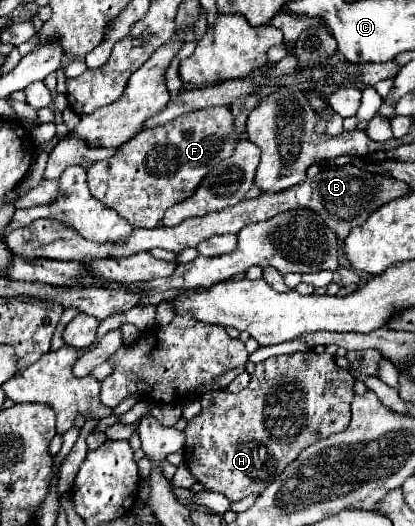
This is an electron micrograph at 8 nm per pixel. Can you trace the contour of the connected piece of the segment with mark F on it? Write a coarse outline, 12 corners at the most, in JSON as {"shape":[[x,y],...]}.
{"shape":[[230,108],[140,132],[87,170],[96,200],[156,228],[240,136]]}

